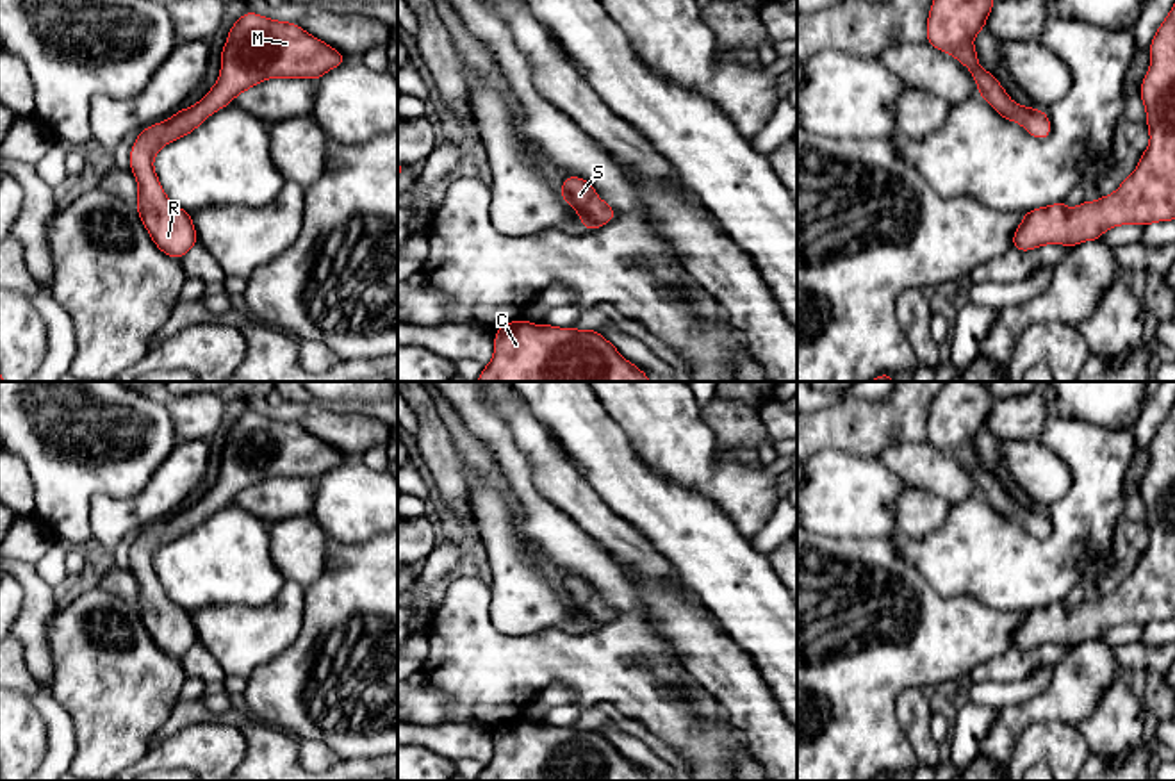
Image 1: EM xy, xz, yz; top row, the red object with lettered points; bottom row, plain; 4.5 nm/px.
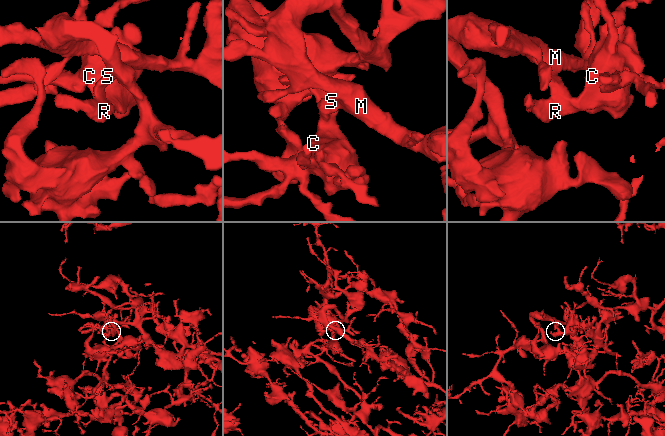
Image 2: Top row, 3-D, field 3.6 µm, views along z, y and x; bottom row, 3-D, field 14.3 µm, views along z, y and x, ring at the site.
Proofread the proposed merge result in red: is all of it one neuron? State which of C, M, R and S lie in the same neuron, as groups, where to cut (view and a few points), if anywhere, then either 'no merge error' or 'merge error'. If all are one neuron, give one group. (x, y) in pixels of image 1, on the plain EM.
C M R S | no cut | no merge error

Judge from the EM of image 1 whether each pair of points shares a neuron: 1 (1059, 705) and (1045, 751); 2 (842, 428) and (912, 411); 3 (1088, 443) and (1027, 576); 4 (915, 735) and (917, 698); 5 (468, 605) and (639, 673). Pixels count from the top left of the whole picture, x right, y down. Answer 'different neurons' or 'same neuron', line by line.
1: different neurons
2: same neuron
3: same neuron
4: same neuron
5: same neuron

